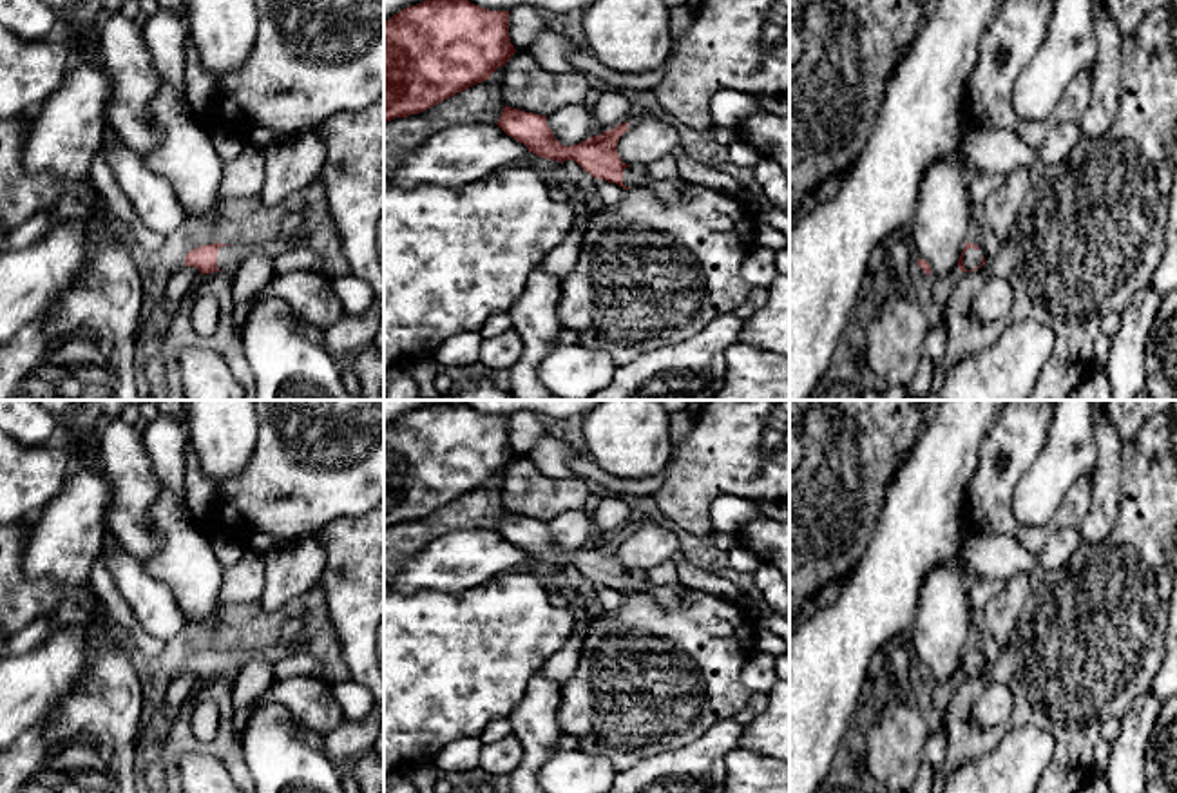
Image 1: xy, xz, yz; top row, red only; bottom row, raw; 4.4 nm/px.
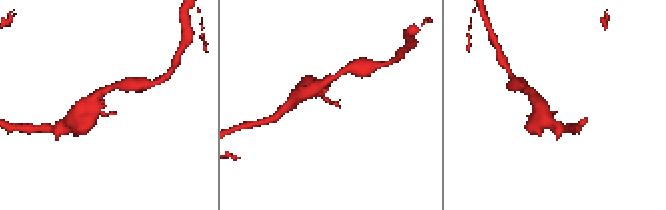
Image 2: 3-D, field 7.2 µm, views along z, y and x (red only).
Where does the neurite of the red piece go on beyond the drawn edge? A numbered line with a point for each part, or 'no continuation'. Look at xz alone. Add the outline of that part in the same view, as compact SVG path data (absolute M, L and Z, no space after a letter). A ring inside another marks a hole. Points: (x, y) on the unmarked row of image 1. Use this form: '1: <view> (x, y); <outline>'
1: xz (670, 596); M627 572L623 578L625 592L646 592L657 607L665 610L677 610L688 603L688 596L694 592L683 583L654 585L639 572Z

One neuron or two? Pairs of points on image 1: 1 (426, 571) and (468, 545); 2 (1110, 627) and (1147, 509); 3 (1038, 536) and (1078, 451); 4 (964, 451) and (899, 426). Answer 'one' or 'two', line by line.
1: one
2: one
3: two
4: two

